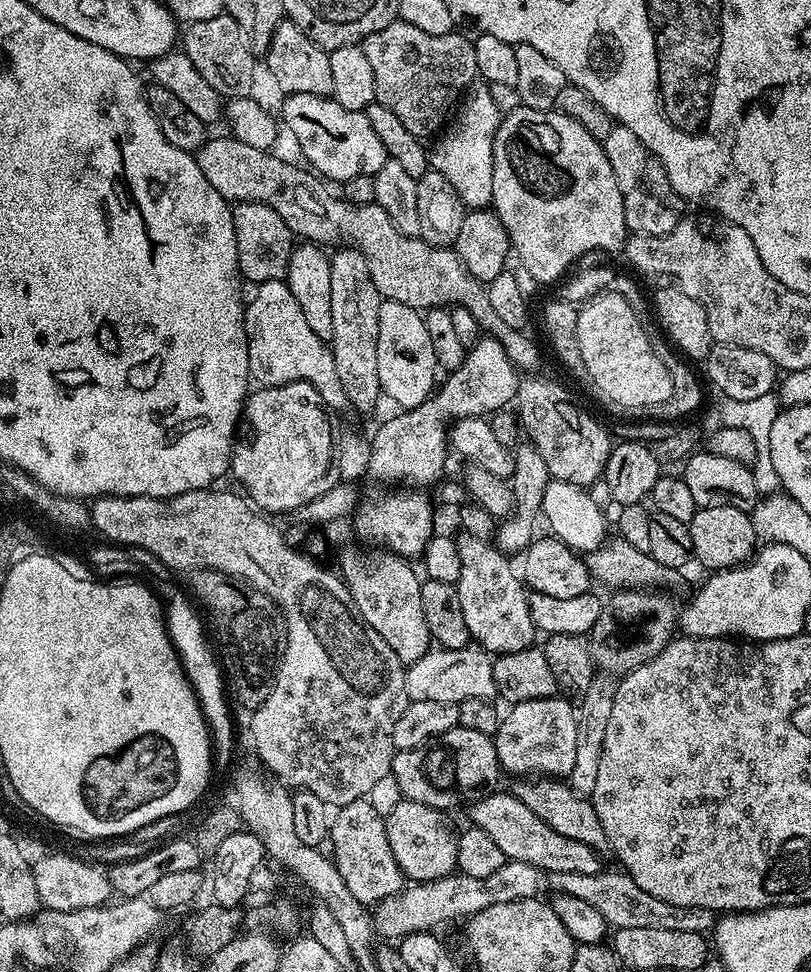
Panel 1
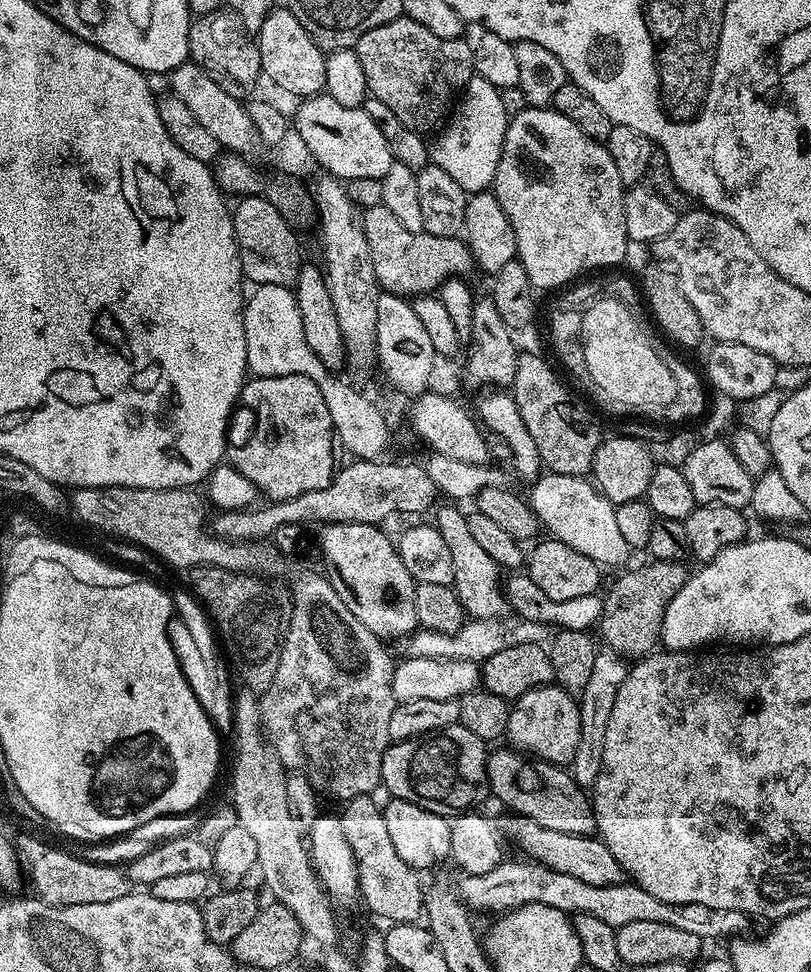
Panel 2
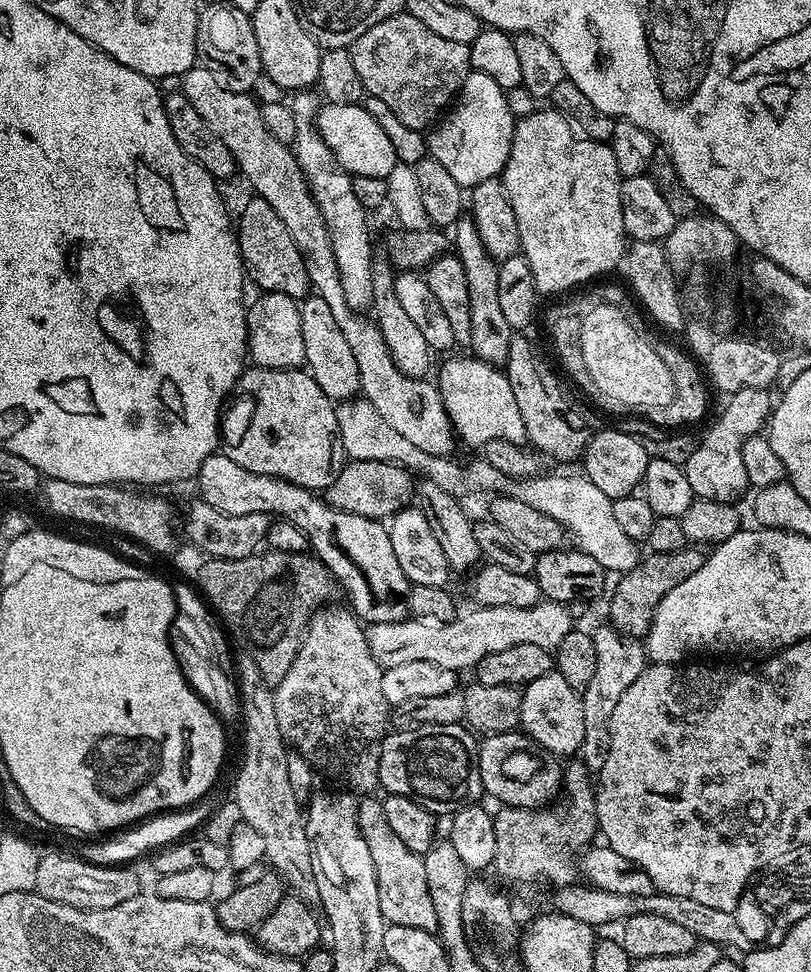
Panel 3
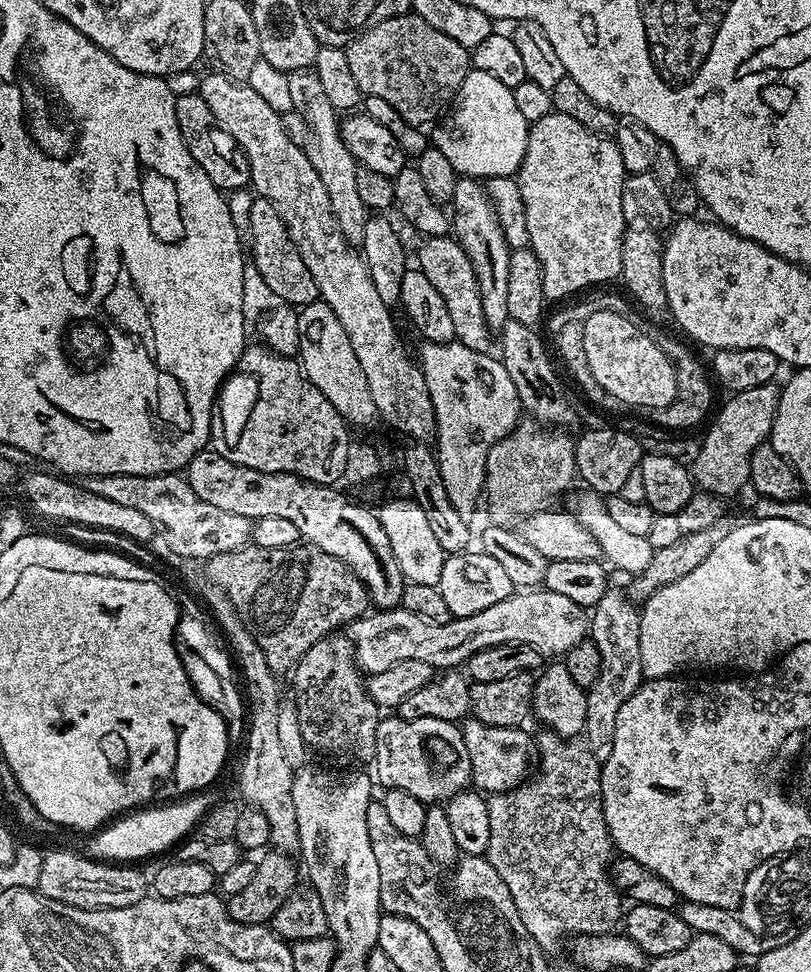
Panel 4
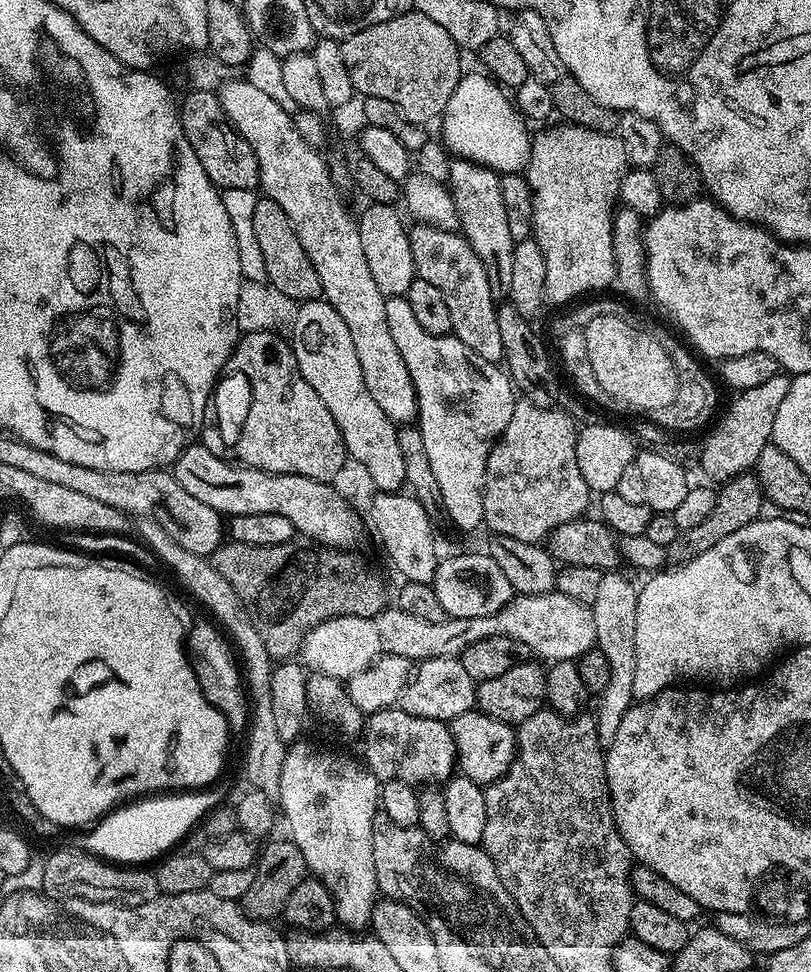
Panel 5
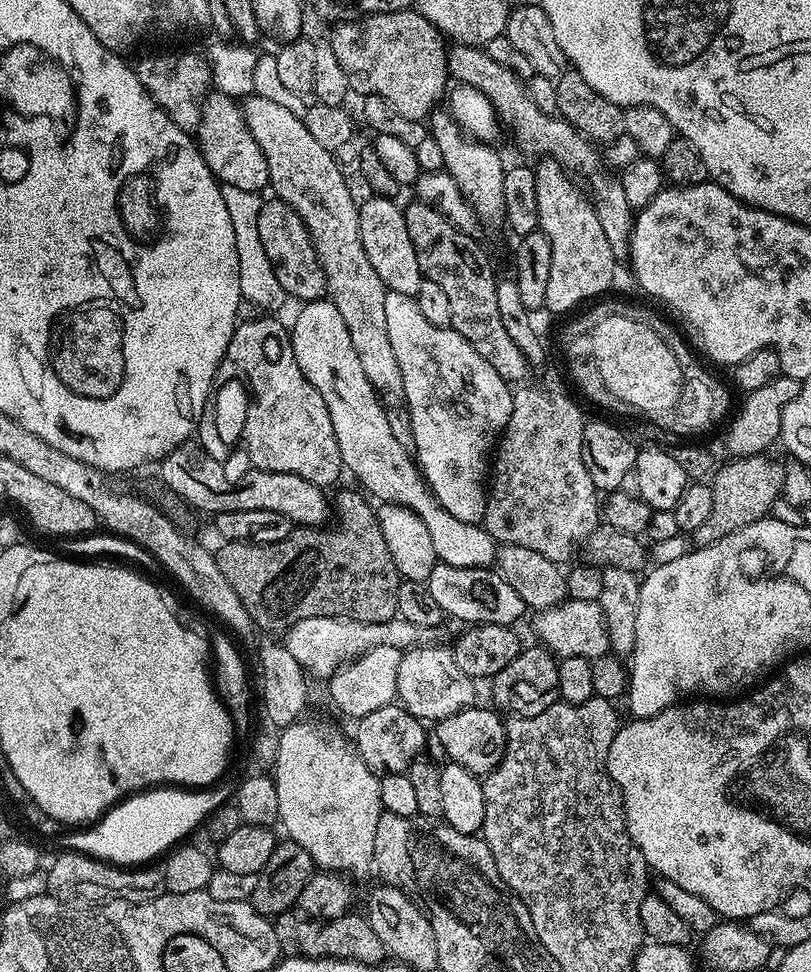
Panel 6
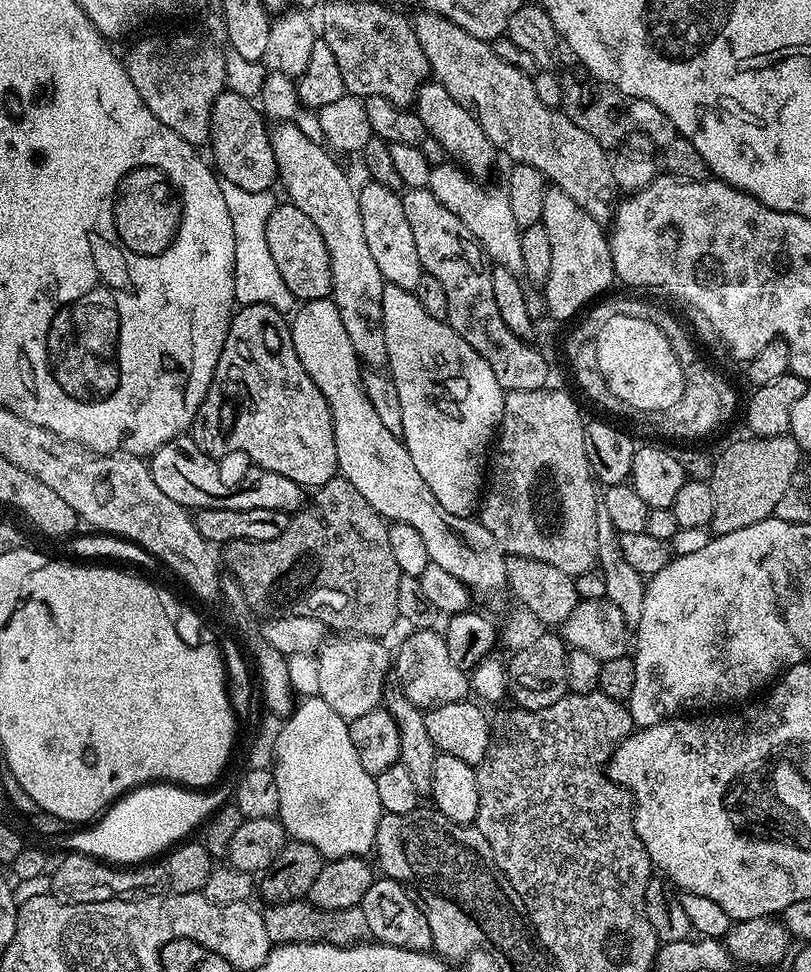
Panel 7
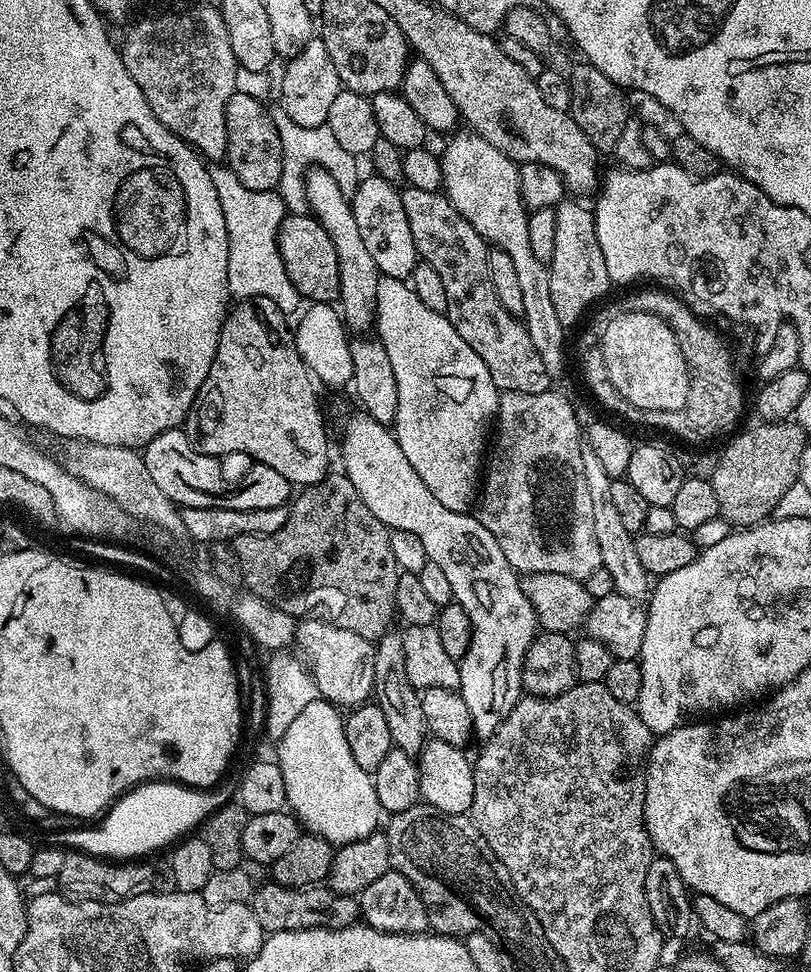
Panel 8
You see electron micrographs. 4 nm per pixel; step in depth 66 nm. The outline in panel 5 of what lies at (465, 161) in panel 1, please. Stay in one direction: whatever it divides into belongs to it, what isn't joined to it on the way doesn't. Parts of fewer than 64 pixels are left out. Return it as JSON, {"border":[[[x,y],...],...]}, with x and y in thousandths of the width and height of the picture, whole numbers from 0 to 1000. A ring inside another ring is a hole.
{"border":[[[596,73],[568,77],[560,97],[555,97],[555,105],[550,105],[550,113],[540,124],[540,131],[545,147],[559,162],[593,169],[618,179],[645,178],[651,172],[656,157],[652,129],[628,96]]]}

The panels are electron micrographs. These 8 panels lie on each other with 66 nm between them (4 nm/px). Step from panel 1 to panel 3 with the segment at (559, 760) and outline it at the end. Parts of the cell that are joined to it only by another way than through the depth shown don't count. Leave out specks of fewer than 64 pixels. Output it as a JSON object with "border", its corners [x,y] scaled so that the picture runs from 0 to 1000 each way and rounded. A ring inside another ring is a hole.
{"border":[[[678,690],[673,693],[668,693],[668,698],[658,698],[658,702],[645,705],[644,708],[644,730],[641,731],[641,749],[644,750],[646,756],[652,757],[654,760],[658,762],[660,765],[667,765],[674,774],[679,774],[682,778],[687,780],[697,780],[695,778],[709,779],[714,775],[715,769],[718,767],[718,759],[723,752],[723,747],[720,745],[720,740],[718,736],[718,730],[720,729],[720,718],[716,713],[708,710],[708,706],[703,706],[703,702],[698,702],[698,698],[693,698],[693,693],[688,690]]]}

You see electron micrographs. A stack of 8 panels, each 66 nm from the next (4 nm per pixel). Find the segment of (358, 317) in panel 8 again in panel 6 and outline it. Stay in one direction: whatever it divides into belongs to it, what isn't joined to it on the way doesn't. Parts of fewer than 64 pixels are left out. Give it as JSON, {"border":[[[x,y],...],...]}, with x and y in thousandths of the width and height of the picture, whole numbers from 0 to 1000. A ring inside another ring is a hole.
{"border":[[[314,97],[300,100],[298,110],[303,130],[308,138],[313,138],[313,146],[323,150],[323,158],[328,158],[330,172],[330,188],[334,197],[344,205],[351,206],[355,211],[372,224],[382,245],[387,249],[387,257],[397,270],[397,278],[402,282],[404,291],[403,308],[417,315],[417,323],[422,323],[422,331],[427,331],[427,340],[432,344],[432,352],[436,352],[436,360],[441,369],[446,371],[446,381],[451,381],[451,389],[464,398],[470,408],[497,408],[496,381],[491,381],[491,372],[486,372],[486,360],[481,360],[481,348],[476,348],[476,302],[471,286],[456,274],[456,265],[451,265],[451,257],[446,257],[446,241],[444,240],[444,215],[441,206],[434,203],[429,194],[429,185],[422,174],[414,170],[416,162],[408,156],[397,153],[391,143],[375,129],[369,118],[364,119],[360,111],[345,109],[332,101]]]}

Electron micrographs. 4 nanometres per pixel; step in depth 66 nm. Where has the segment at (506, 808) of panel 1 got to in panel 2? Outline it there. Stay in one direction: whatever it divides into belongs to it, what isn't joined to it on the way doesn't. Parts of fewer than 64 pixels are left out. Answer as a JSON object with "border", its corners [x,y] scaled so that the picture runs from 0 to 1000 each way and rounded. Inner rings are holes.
{"border":[[[637,837],[630,843],[633,844],[628,846],[626,852],[624,848],[625,859],[631,859],[637,870],[647,877],[645,880],[660,888],[671,889],[688,899],[704,899],[716,907],[727,907],[727,912],[757,912],[771,908],[772,898],[762,883],[757,883],[757,879],[752,879],[744,864],[734,859],[709,860],[693,858],[688,854],[673,854],[673,850],[663,850],[663,846]]]}

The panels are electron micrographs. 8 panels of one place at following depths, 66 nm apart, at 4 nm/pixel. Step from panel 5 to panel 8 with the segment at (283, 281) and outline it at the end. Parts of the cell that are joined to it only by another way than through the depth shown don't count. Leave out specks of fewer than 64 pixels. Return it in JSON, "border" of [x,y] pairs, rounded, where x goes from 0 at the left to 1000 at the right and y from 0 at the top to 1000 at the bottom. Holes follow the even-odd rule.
{"border":[[[376,219],[351,221],[342,237],[342,257],[346,259],[348,273],[371,307],[392,313],[418,310],[417,260],[412,257],[412,249],[407,249],[407,241],[402,241],[388,222]]]}

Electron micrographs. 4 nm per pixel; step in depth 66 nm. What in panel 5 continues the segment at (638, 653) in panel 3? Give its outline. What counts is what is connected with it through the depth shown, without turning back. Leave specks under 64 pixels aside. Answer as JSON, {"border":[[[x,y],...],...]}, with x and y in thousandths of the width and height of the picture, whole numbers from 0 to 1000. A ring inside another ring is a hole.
{"border":[[[764,586],[746,587],[737,611],[727,622],[732,632],[735,666],[747,673],[747,681],[752,681],[752,703],[747,710],[737,713],[740,725],[732,729],[737,763],[746,772],[753,770],[772,730],[782,723],[782,640],[787,632],[787,605],[767,590]]]}

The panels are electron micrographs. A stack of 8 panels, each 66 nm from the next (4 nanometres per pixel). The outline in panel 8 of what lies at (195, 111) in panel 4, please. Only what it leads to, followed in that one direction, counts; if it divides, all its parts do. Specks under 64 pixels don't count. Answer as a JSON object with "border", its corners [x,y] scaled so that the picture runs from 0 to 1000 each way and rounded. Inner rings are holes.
{"border":[[[293,94],[279,105],[279,138],[281,158],[279,169],[298,191],[308,195],[340,195],[348,183],[349,150],[342,124],[330,120],[327,108]]]}

